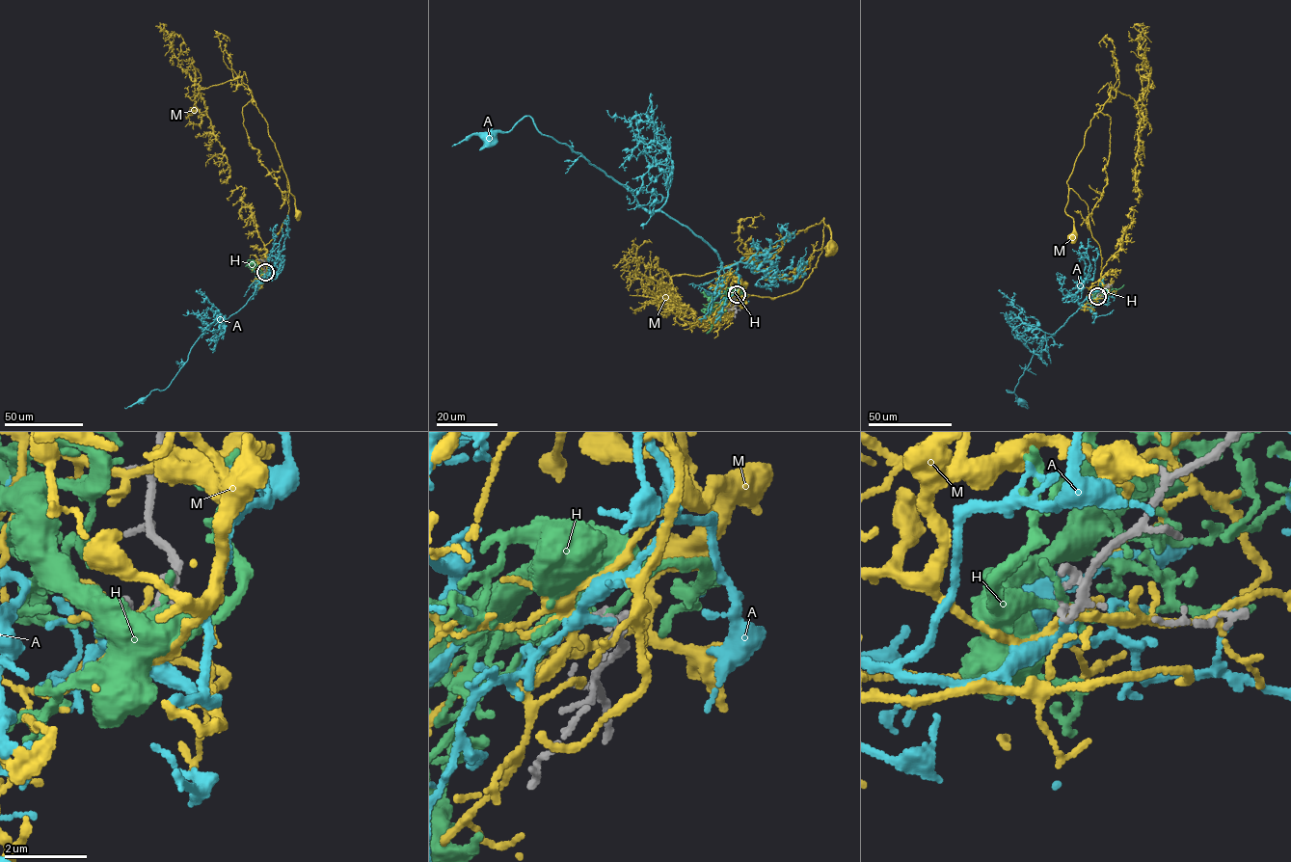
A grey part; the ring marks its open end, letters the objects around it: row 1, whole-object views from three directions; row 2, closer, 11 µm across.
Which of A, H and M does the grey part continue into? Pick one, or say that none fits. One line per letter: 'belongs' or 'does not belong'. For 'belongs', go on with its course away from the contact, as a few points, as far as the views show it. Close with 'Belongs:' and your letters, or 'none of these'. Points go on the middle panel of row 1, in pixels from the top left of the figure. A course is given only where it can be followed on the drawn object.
A: belongs; course (736, 294), (737, 264), (722, 267), (703, 239), (646, 210), (530, 117), (491, 140)
H: does not belong
M: does not belong
Belongs: A

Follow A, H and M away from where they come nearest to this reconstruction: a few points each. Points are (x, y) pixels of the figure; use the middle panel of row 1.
A: (736, 294), (737, 264), (722, 267), (703, 239), (646, 210), (530, 117), (491, 140)
H: (736, 293), (732, 289), (710, 314), (711, 329), (706, 334)
M: (735, 294), (742, 282), (741, 298), (796, 290), (817, 267), (824, 225), (831, 232), (827, 248), (832, 250)

